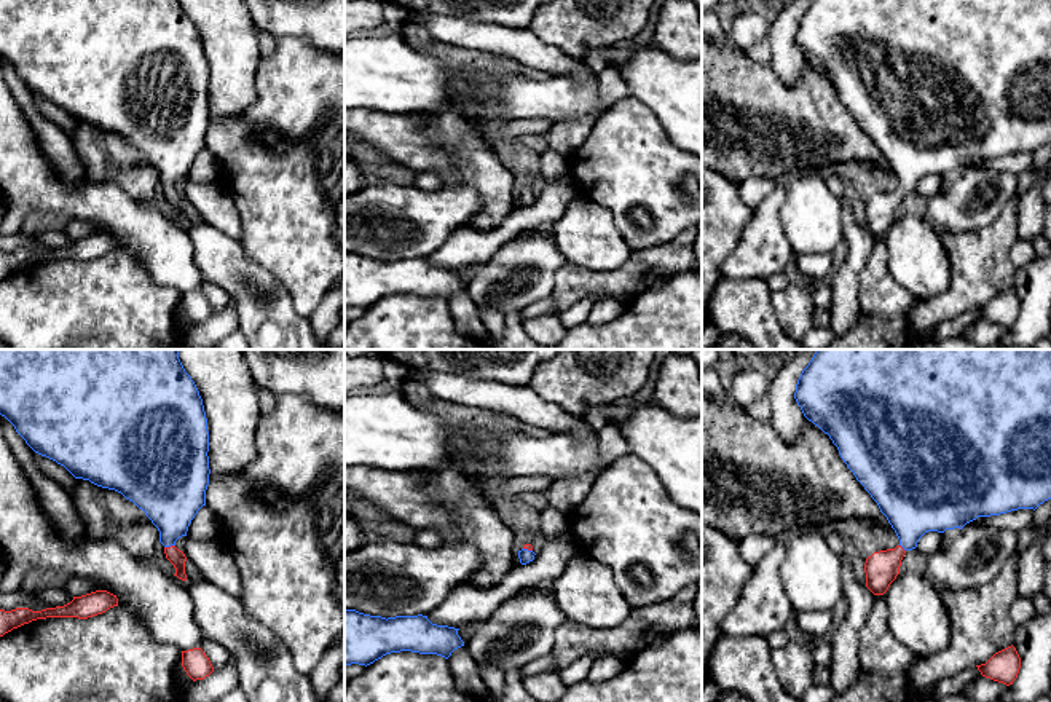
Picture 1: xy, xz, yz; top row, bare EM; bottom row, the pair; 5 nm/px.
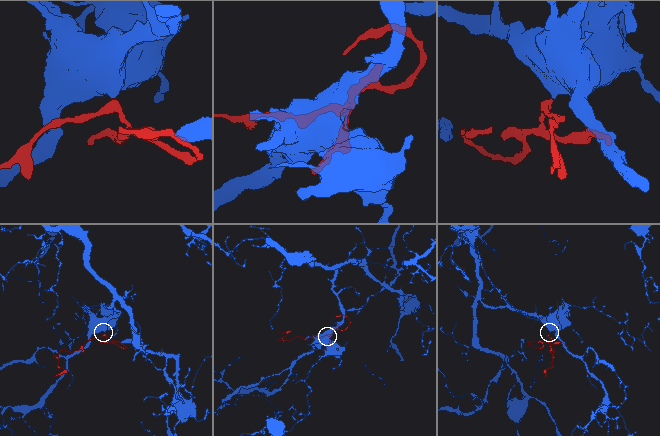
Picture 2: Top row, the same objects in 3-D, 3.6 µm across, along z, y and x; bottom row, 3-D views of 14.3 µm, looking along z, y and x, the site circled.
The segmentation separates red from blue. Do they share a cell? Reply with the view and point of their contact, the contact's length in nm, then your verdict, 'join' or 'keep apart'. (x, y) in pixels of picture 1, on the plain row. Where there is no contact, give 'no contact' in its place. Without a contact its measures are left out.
xy (171, 189) | 60 nm | join

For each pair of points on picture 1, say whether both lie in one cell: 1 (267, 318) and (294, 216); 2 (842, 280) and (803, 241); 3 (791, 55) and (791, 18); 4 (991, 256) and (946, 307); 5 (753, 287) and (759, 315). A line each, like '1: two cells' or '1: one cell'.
1: two cells
2: two cells
3: one cell
4: one cell
5: one cell

